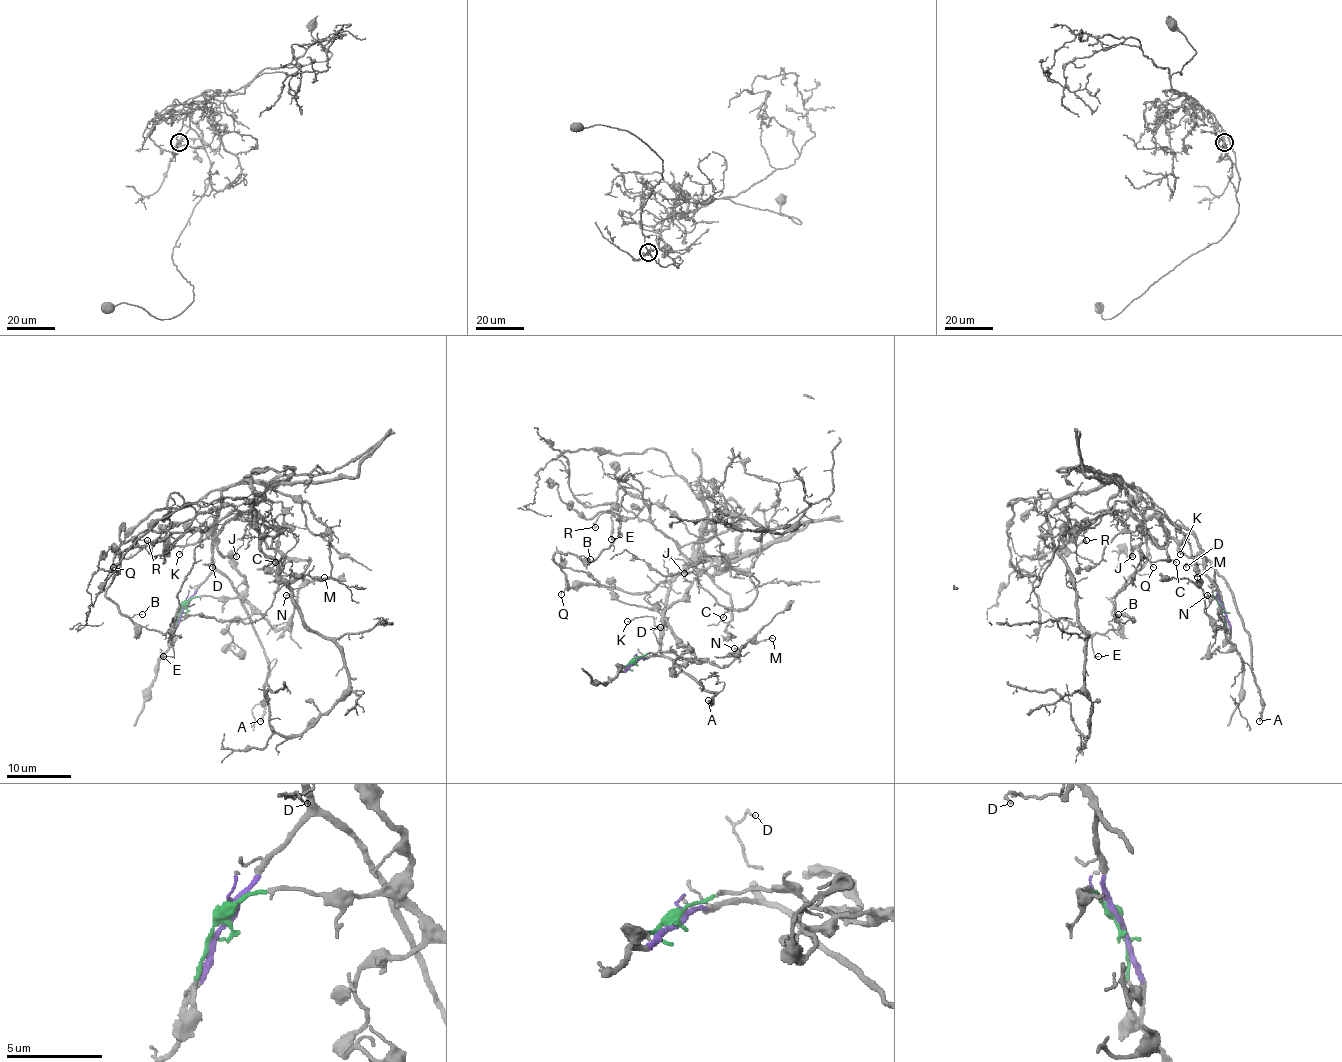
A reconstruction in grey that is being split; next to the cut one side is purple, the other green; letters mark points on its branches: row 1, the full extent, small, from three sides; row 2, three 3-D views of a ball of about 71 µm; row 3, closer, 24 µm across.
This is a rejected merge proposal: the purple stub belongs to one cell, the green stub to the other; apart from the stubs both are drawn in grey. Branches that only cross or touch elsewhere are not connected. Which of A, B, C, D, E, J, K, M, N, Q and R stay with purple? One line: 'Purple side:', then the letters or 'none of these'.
Purple side: A, B, D, E, K, Q

